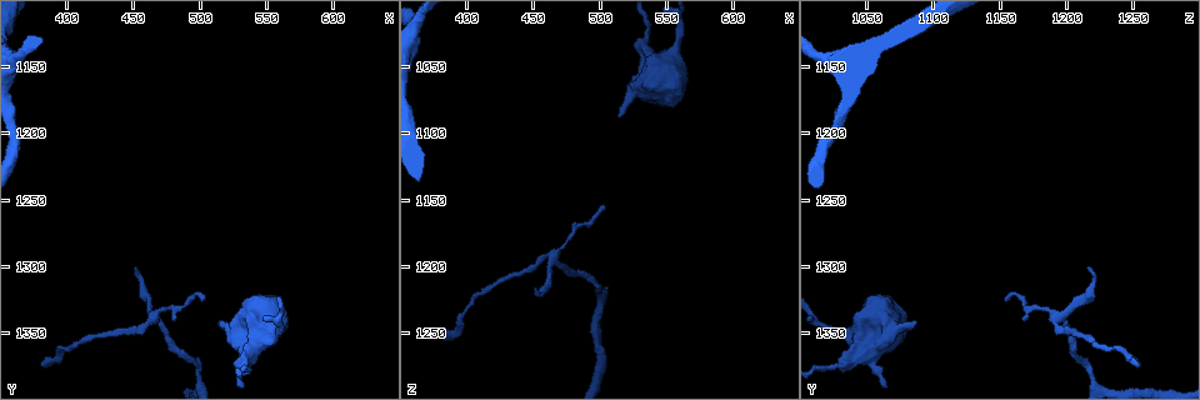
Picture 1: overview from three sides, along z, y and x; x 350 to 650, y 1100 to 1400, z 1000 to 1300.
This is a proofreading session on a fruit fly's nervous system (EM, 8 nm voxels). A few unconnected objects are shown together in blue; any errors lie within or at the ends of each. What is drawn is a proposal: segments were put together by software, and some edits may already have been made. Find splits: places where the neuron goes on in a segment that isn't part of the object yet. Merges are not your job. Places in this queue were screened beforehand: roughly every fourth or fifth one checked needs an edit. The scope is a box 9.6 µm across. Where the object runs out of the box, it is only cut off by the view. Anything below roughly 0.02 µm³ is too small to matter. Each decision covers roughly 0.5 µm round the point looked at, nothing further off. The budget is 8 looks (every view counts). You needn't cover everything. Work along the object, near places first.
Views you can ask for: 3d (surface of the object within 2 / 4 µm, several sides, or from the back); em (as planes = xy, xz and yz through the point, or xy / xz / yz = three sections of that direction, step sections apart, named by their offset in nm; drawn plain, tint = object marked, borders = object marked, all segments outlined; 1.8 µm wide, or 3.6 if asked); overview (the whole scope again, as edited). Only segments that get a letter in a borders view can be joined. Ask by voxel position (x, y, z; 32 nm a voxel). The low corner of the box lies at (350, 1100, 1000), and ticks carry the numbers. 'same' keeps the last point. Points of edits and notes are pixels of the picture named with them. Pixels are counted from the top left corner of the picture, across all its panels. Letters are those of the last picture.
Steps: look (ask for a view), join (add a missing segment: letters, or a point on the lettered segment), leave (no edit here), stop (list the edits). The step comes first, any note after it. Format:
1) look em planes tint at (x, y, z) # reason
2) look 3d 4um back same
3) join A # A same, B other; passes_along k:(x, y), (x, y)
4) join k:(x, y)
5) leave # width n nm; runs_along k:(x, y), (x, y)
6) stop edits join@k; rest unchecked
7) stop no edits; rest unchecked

look 3d 2um at (516, 1342, 1086) # free end

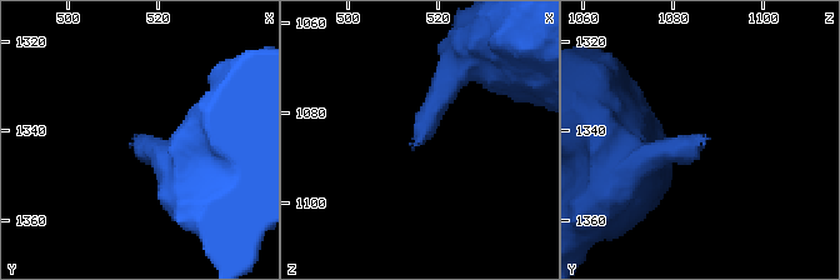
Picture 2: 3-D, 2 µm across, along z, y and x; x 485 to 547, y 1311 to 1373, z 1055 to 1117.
look em planes borders at (514, 1342, 1087)

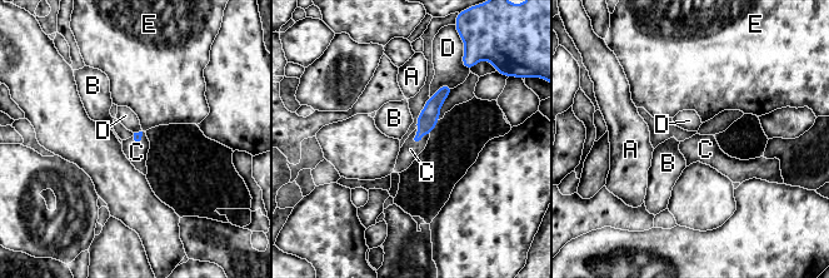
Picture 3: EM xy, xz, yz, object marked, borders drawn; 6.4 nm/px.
join C # longest_contact D 170 nm; A other, B other, C same, D other, E other; passes_along 3:(429, 117), (420, 138), (410, 149); it goes on there

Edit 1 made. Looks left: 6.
look overview

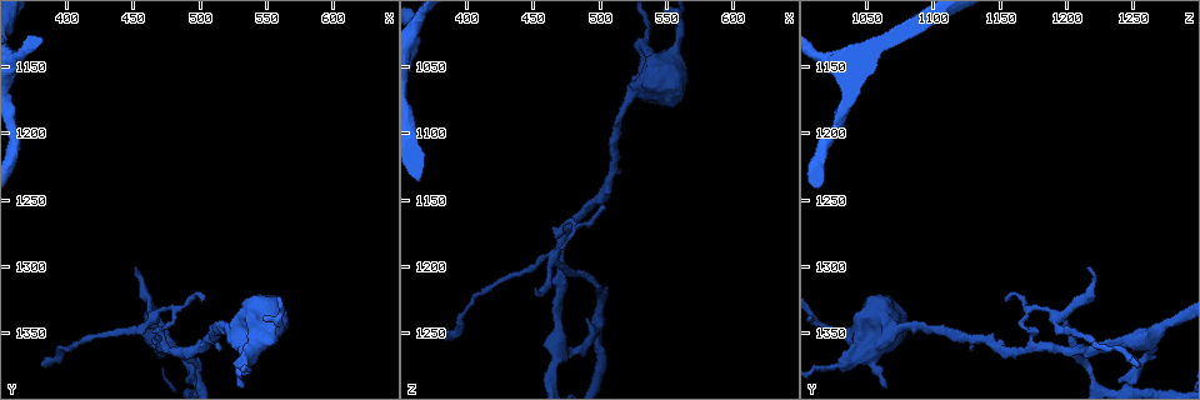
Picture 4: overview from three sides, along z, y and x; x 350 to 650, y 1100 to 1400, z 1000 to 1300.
look em planes borders at (382, 1374, 1256) # long arm stops here

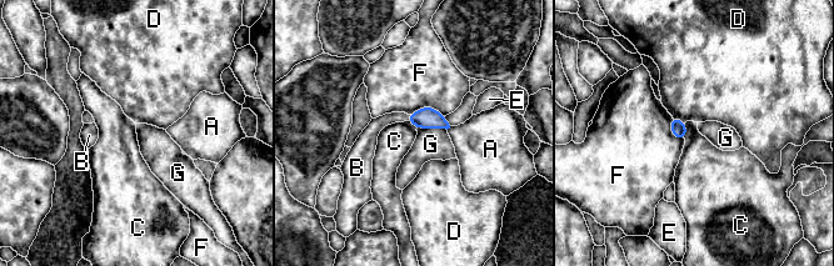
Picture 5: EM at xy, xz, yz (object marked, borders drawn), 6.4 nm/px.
join B # width 110 nm; longest_contact F 240 nm; A other, B same, C other, D other, E other, F other, G other; the neuron continues

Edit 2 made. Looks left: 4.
look 3d 4um at (500, 1326, 1156) # branch stops here

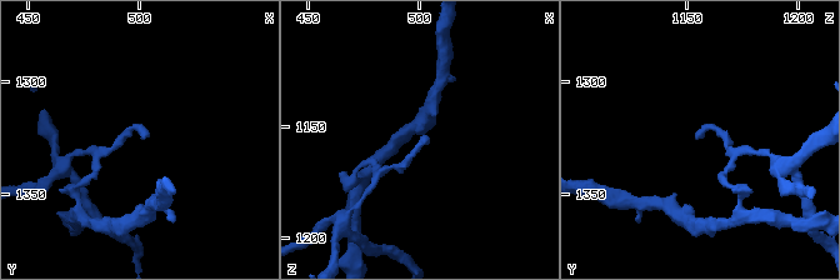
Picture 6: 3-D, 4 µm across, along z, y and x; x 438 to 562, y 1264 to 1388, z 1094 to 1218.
look em xy step 8 borders at (501, 1326, 1155) # now the EM

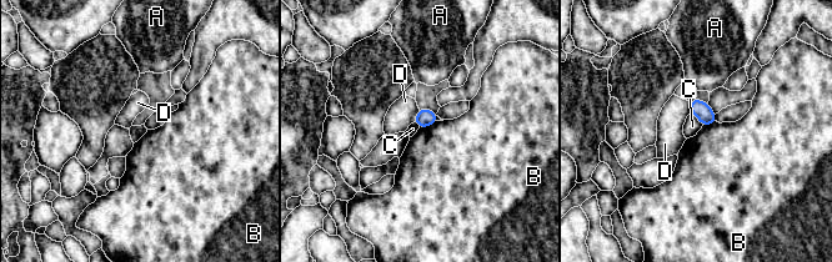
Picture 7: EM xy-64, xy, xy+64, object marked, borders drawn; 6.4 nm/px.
leave # A other, B other, C other, D other; no lettered segment goes on from it

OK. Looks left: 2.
stop edits join@3, join@5; rest unchecked

